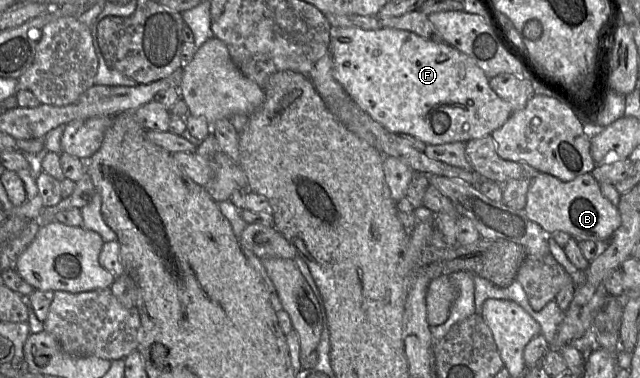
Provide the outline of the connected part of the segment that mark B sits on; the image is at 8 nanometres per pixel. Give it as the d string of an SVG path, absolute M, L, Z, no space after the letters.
M539 173L531 179L523 211L529 220L537 223L547 233L563 231L577 241L608 242L621 224L618 207L602 194L600 183L591 173L579 175L568 182Z

